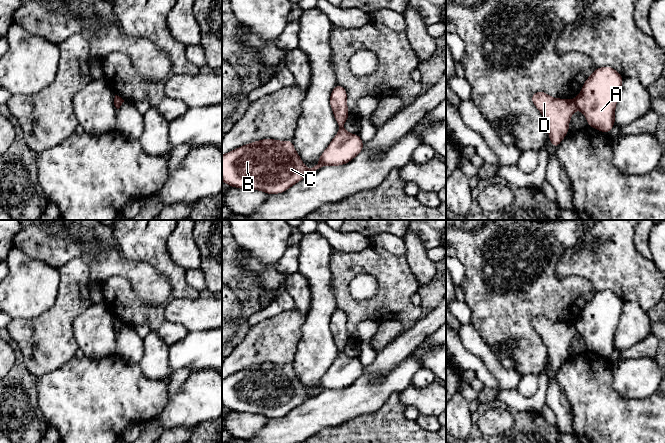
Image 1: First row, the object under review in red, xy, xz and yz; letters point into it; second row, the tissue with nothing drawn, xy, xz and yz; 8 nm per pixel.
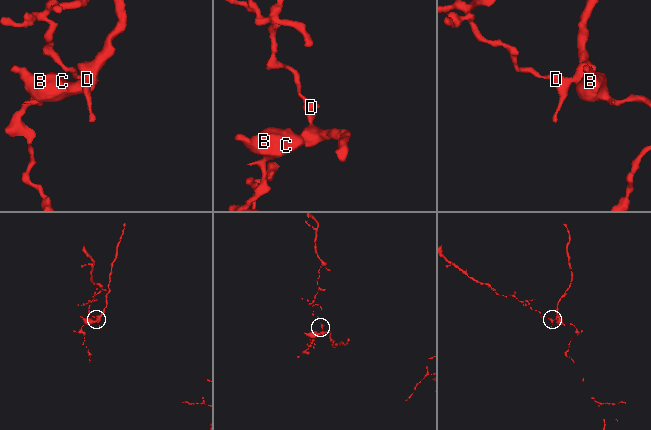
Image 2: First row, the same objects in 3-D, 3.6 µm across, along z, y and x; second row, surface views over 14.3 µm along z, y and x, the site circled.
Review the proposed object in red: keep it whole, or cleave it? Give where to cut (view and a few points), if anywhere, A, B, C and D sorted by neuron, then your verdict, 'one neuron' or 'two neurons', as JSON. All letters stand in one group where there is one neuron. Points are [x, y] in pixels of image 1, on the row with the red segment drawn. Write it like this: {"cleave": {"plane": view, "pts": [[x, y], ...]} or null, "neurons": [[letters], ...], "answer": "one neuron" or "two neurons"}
{"cleave": {"plane": "yz", "pts": [[574, 99], [577, 108]]}, "neurons": [["A", "B", "C"], ["D"]], "answer": "two neurons"}

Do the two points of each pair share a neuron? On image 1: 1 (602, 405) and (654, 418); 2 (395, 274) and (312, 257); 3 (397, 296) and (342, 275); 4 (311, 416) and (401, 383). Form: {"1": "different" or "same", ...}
{"1": "same", "2": "different", "3": "same", "4": "same"}

